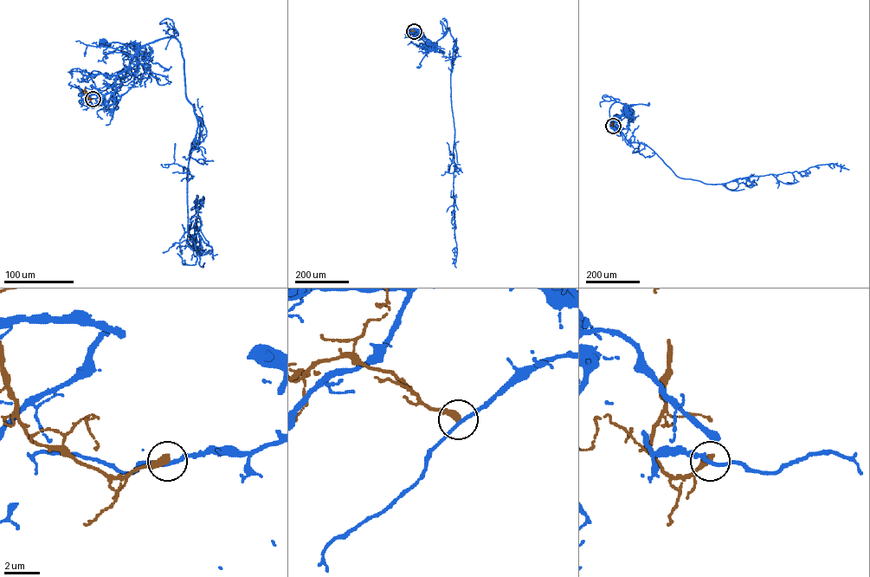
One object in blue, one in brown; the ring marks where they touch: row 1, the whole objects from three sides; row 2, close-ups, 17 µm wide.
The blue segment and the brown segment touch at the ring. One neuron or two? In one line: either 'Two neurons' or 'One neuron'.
Two neurons

